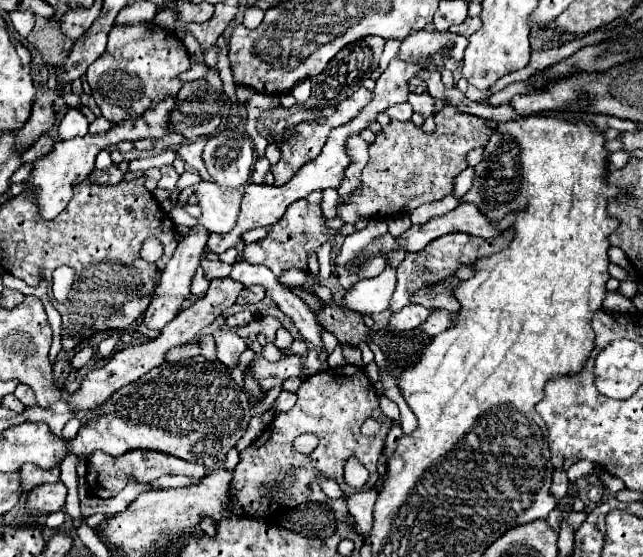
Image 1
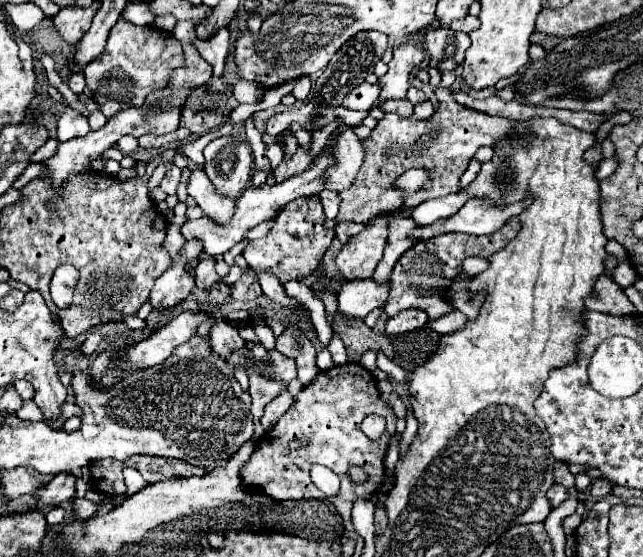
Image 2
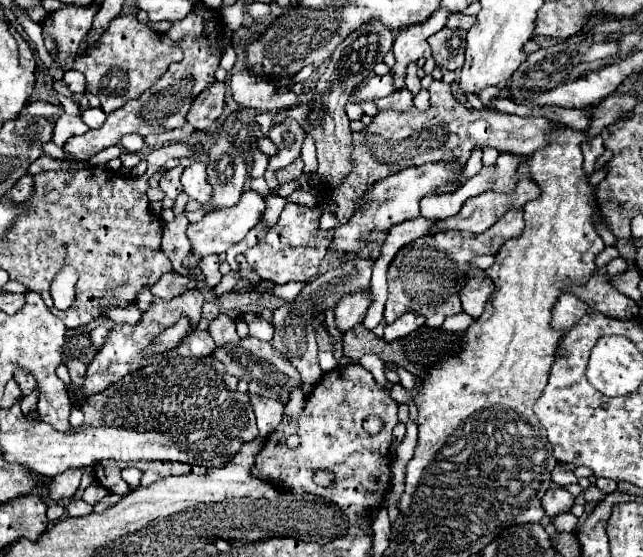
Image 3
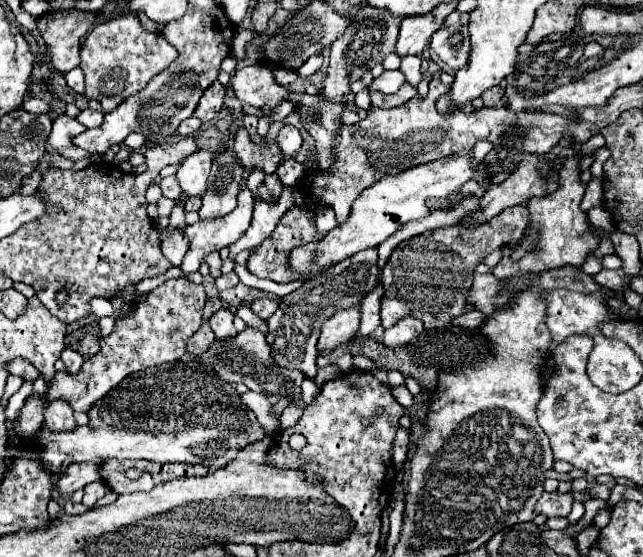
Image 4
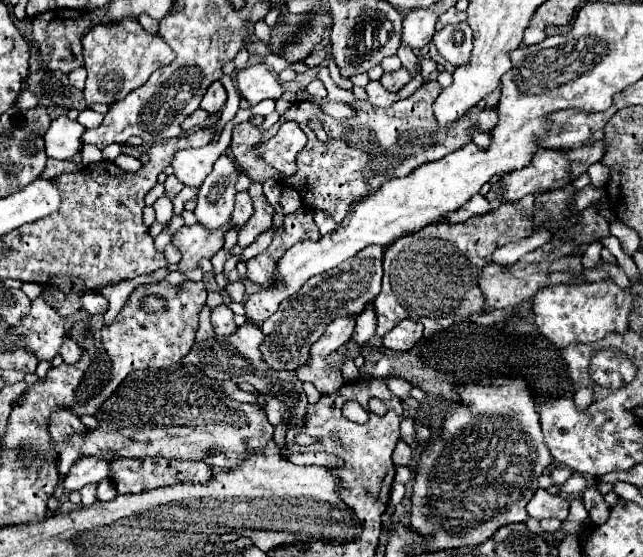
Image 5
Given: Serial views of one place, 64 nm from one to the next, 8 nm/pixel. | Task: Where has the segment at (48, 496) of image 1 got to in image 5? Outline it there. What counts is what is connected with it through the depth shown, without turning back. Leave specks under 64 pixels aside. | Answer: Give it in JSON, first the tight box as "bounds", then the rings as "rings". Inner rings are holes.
{"bounds":[64,452,114,492],"rings":[[[108,452],[106,456],[90,456],[90,458],[80,458],[76,464],[70,468],[70,472],[64,476],[64,488],[74,492],[84,488],[90,482],[100,482],[108,478],[110,474],[110,458],[114,454]]]}

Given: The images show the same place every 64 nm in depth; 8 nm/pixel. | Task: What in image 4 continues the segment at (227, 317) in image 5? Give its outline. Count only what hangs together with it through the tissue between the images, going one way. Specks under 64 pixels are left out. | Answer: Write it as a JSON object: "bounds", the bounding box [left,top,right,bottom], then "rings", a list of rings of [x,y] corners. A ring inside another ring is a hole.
{"bounds":[210,308,238,340],"rings":[[[220,308],[220,310],[210,318],[210,328],[212,328],[212,332],[216,334],[218,340],[234,338],[234,336],[238,334],[238,330],[236,330],[234,324],[232,324],[232,318],[234,318],[234,314],[232,314],[228,308]]]}

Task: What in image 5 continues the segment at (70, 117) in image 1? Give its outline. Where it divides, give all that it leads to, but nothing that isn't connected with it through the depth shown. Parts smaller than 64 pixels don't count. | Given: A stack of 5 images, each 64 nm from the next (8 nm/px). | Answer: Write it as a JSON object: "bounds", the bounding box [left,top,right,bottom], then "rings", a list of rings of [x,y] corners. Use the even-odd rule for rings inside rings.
{"bounds":[44,116,84,160],"rings":[[[58,116],[52,120],[44,142],[46,142],[46,154],[56,160],[68,160],[82,148],[80,136],[84,134],[84,126],[76,120],[70,120],[68,116]]]}

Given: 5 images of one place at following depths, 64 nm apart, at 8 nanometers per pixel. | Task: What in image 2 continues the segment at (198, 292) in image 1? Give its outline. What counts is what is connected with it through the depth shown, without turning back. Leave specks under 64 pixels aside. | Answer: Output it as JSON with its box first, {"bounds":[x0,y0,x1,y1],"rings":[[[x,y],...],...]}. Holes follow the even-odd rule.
{"bounds":[194,258,218,290],"rings":[[[212,258],[200,260],[200,264],[198,264],[198,268],[196,268],[196,278],[194,278],[196,288],[200,288],[200,290],[210,290],[210,288],[216,284],[218,274],[214,272],[214,264],[216,264],[216,262],[214,262]]]}

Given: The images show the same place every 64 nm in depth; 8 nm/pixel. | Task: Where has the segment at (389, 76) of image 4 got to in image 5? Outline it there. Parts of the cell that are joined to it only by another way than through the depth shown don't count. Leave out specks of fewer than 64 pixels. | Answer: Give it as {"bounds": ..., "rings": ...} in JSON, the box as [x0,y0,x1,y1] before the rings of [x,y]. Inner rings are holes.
{"bounds":[380,68,412,92],"rings":[[[400,68],[400,70],[396,70],[396,72],[390,72],[390,74],[382,74],[382,78],[380,78],[380,84],[388,90],[388,92],[398,92],[404,84],[408,84],[412,80],[412,76],[404,70],[404,68]]]}

